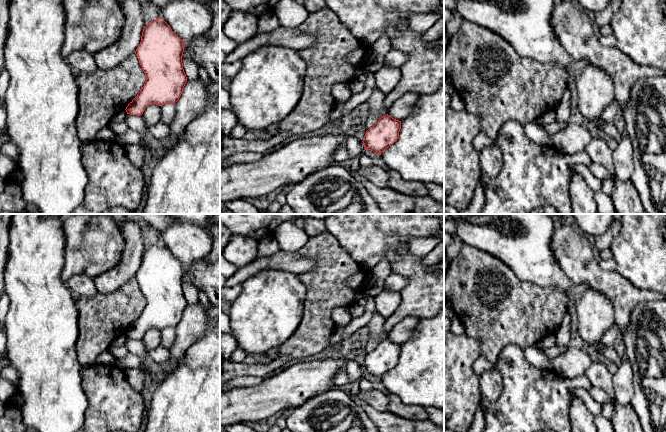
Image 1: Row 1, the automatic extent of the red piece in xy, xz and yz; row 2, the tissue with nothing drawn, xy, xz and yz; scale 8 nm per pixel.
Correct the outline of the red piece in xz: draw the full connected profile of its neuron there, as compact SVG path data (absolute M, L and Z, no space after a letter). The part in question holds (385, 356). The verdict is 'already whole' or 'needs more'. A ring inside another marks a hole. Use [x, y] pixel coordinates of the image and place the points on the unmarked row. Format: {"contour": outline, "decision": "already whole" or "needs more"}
{"contour": "M386 338L369 352L364 360L363 368L366 374L381 377L397 365L401 353L401 345Z", "decision": "already whole"}

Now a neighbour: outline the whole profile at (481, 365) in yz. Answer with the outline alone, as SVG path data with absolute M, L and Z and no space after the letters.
M482 355L474 362L473 371L478 376L481 376L484 372L490 371L494 369L495 364L491 364L487 359L485 359Z

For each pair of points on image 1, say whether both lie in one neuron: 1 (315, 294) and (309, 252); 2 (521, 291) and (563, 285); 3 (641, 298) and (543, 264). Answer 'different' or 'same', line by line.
1: same
2: different
3: different

